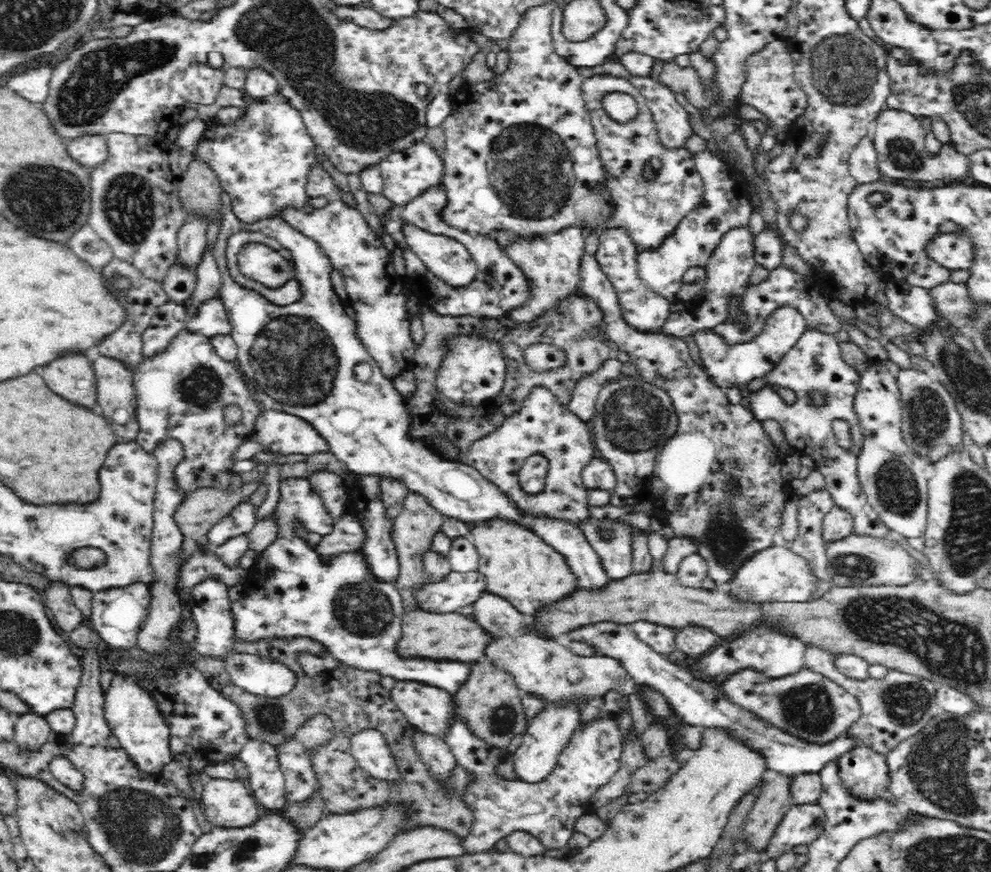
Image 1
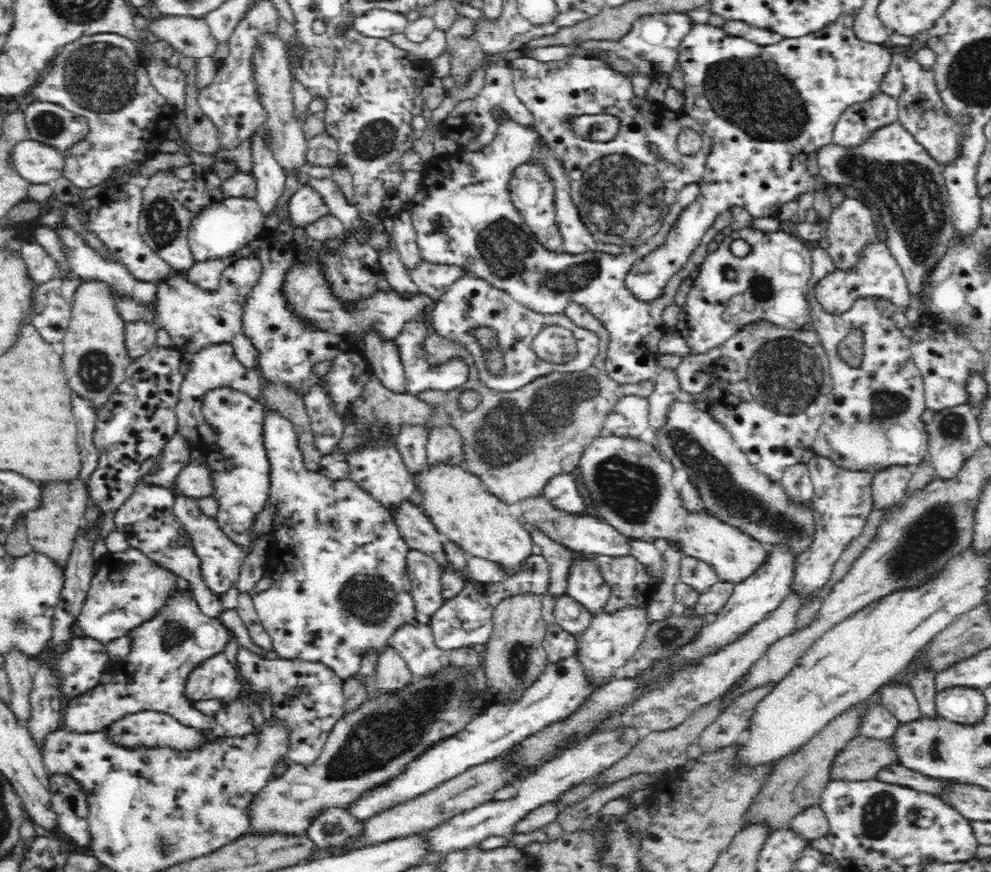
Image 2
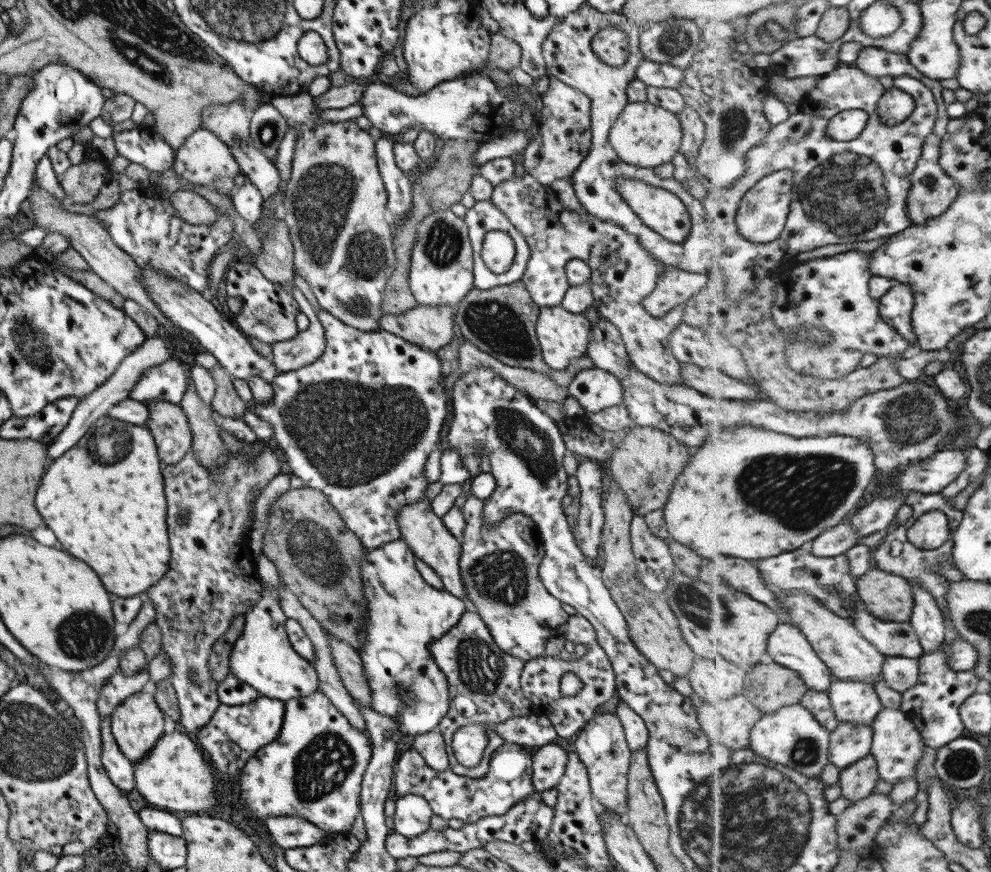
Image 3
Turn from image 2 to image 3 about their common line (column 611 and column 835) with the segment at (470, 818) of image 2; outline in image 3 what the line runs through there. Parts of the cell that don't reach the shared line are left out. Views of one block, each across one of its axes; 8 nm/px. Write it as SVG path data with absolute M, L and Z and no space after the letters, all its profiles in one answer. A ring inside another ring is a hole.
M841 723L830 734L830 762L842 772L869 755L873 746L870 725Z

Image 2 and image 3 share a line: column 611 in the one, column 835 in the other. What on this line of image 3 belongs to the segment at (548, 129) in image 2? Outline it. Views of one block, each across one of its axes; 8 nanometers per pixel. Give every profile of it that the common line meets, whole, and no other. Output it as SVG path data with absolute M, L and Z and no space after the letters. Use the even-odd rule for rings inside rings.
M840 61L839 67L819 79L817 87L808 95L803 96L798 113L792 114L785 122L774 125L767 137L759 145L747 153L747 170L738 181L730 187L722 189L709 189L701 195L701 204L705 210L706 218L710 224L708 230L714 238L722 234L725 245L725 256L719 263L714 258L712 269L708 277L710 288L705 300L715 300L720 293L725 292L732 302L740 302L746 298L747 291L754 287L757 278L778 268L788 257L821 248L831 244L856 244L857 242L870 242L876 239L889 239L903 233L911 226L911 218L907 212L910 204L910 194L913 182L911 173L917 167L917 161L923 156L923 143L934 132L938 120L939 105L935 101L935 93L927 85L909 75L871 76L861 70L856 64L849 65ZM892 88L900 88L915 98L917 107L911 117L894 125L885 125L879 115L879 100ZM861 109L869 113L867 128L850 141L839 141L827 136L827 125L833 117L844 110ZM780 170L795 171L795 186L793 187L793 202L788 217L788 224L783 233L774 242L765 244L750 242L744 238L736 224L737 211L740 209L745 193L753 188L761 179Z

